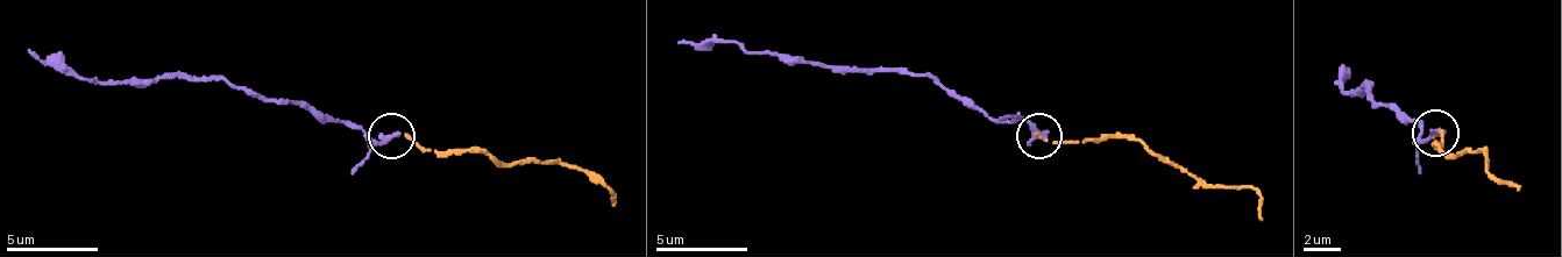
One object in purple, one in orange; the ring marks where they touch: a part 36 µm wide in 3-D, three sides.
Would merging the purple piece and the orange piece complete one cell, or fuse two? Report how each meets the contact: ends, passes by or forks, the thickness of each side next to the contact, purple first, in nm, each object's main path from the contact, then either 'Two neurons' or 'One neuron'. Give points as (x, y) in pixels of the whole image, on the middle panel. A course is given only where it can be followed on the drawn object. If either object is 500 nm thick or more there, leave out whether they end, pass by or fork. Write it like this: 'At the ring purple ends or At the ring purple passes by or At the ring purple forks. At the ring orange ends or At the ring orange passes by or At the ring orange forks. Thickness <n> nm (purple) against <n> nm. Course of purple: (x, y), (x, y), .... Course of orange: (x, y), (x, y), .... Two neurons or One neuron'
At the ring purple ends. At the ring orange ends. Thickness 360 nm (purple) against 160 nm. Course of purple: (1036, 136), (1022, 118), (989, 119), (925, 73), (779, 61), (742, 47), (677, 43). Course of orange: (1041, 136), (1055, 141), (1133, 136), (1211, 186), (1247, 185), (1261, 199), (1261, 221). One neuron

